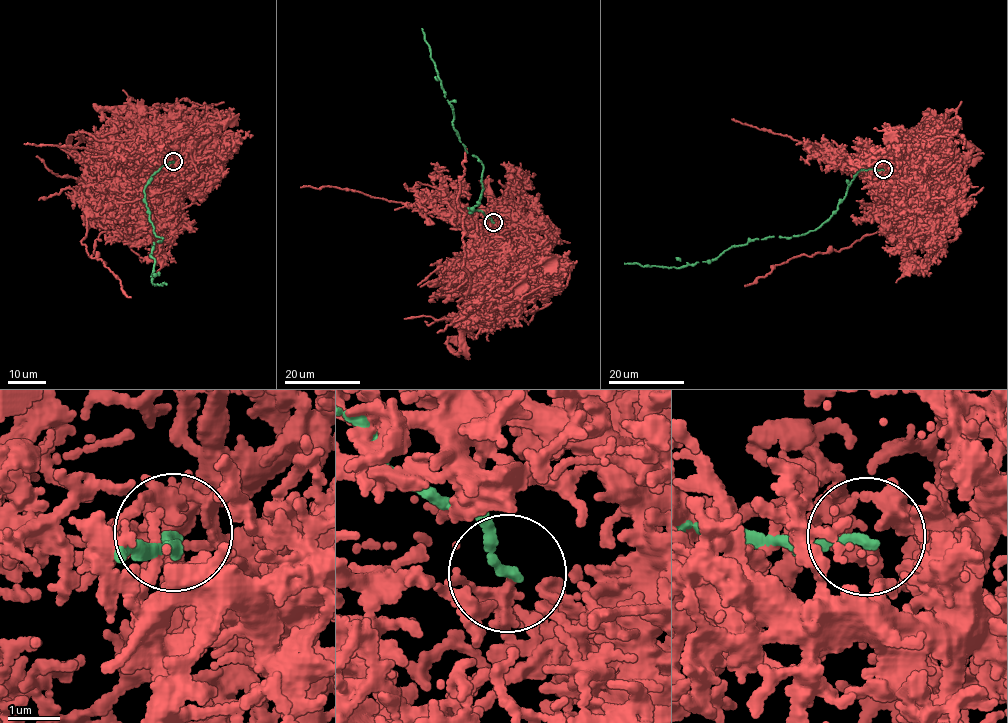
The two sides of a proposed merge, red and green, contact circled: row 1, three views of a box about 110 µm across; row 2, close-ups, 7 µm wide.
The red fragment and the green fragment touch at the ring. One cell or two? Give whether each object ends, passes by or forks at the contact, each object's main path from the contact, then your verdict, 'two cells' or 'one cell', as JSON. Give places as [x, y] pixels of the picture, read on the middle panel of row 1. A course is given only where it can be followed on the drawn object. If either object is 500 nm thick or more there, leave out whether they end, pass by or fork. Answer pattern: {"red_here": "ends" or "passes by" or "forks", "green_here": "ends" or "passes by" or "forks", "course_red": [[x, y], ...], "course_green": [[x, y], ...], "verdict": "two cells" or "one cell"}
{"red_here": "passes by", "green_here": "ends", "course_red": [[493, 223], [489, 247]], "course_green": [[492, 222], [482, 212], [470, 213], [480, 202], [483, 165], [467, 153], [453, 127], [451, 105], [421, 29]], "verdict": "two cells"}

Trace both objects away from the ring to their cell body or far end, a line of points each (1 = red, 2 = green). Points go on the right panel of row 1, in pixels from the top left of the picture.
1: (884, 169), (888, 168), (894, 181)
2: (883, 169), (857, 171), (835, 213), (804, 234), (756, 238), (731, 246), (710, 261), (682, 267), (624, 263)

